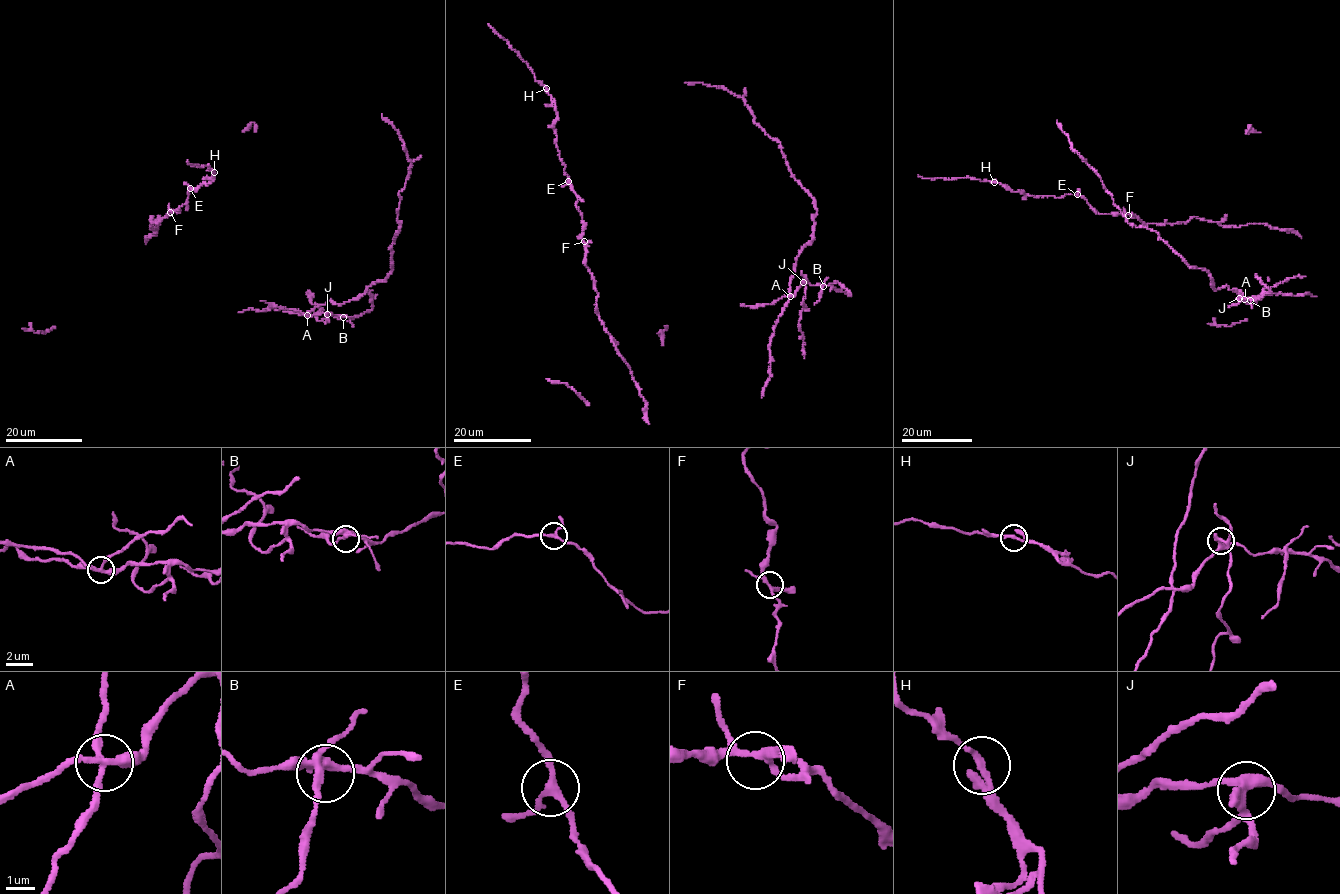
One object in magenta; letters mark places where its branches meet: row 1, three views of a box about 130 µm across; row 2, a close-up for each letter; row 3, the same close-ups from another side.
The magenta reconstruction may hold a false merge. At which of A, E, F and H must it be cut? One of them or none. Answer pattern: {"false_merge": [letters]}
{"false_merge": ["A"]}

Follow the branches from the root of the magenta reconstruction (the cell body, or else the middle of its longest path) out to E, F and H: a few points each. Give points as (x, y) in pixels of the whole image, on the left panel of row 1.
E: (146, 243), (157, 229), (150, 227), (151, 217), (150, 222), (160, 223), (169, 211), (180, 211), (190, 188)
F: (146, 243), (157, 229), (157, 226), (150, 227), (151, 217), (150, 222), (160, 223), (158, 221), (170, 212)
H: (146, 243), (157, 229), (151, 217), (160, 223), (180, 211), (190, 188), (210, 183), (214, 172)

